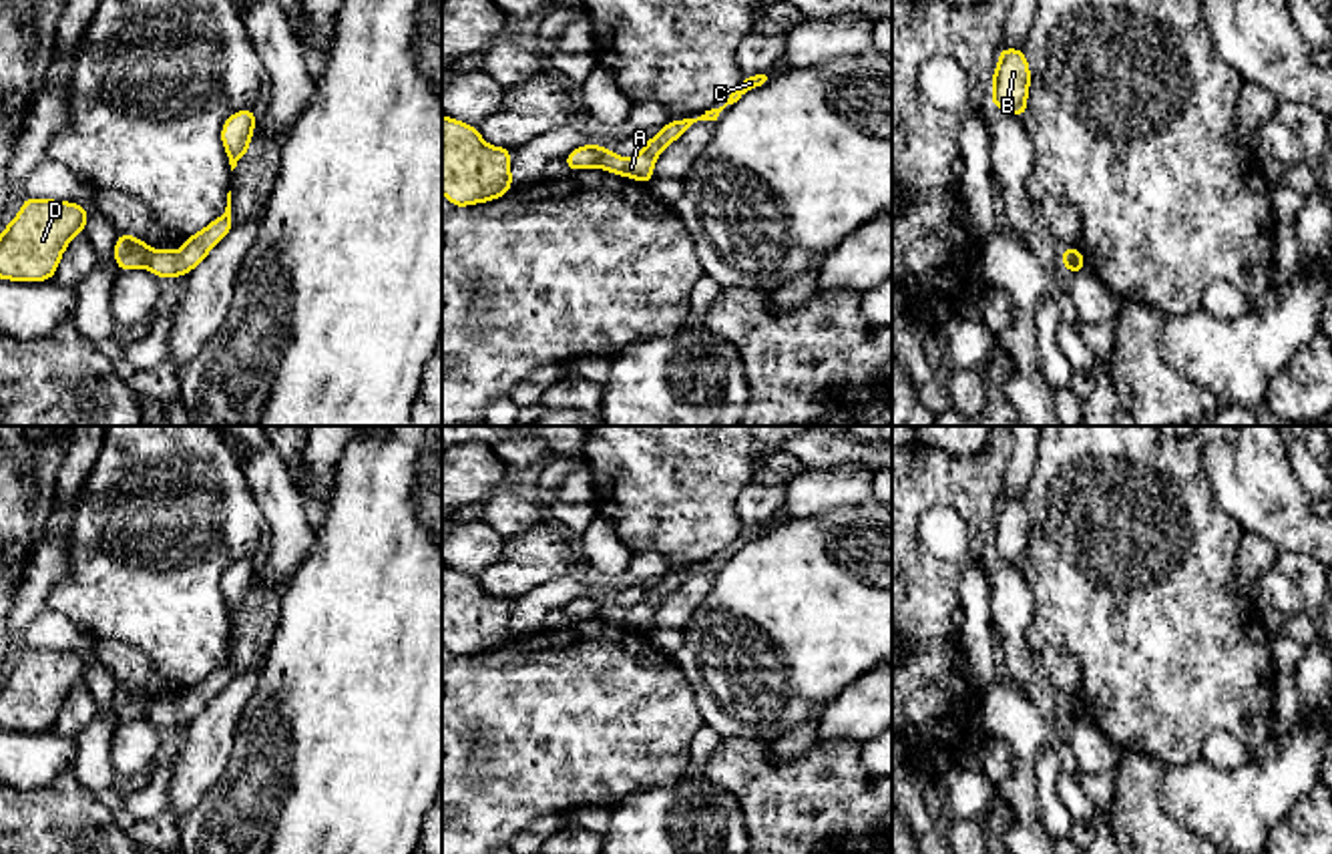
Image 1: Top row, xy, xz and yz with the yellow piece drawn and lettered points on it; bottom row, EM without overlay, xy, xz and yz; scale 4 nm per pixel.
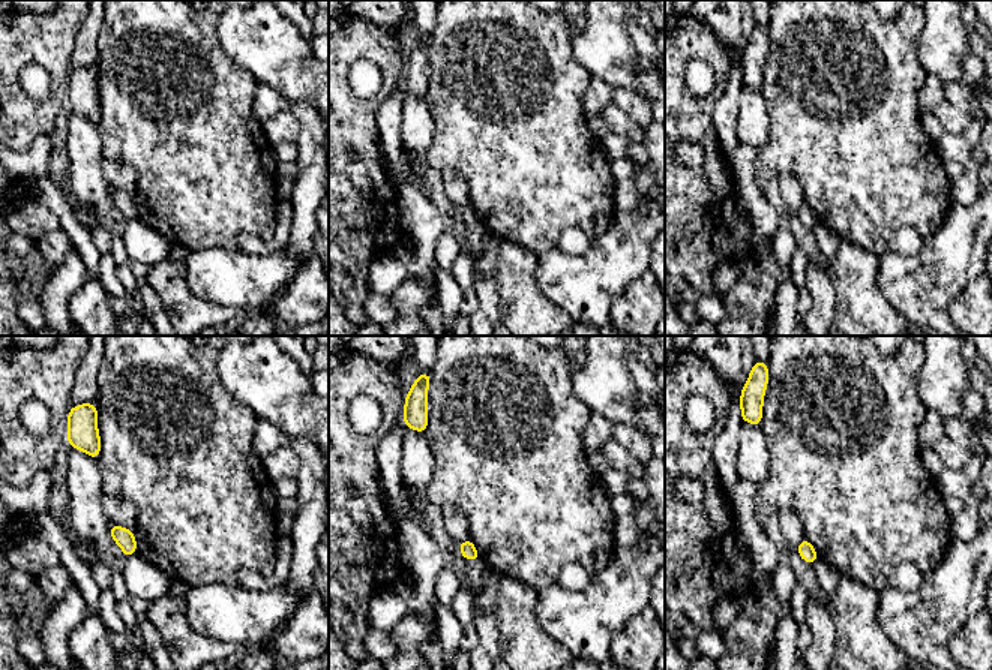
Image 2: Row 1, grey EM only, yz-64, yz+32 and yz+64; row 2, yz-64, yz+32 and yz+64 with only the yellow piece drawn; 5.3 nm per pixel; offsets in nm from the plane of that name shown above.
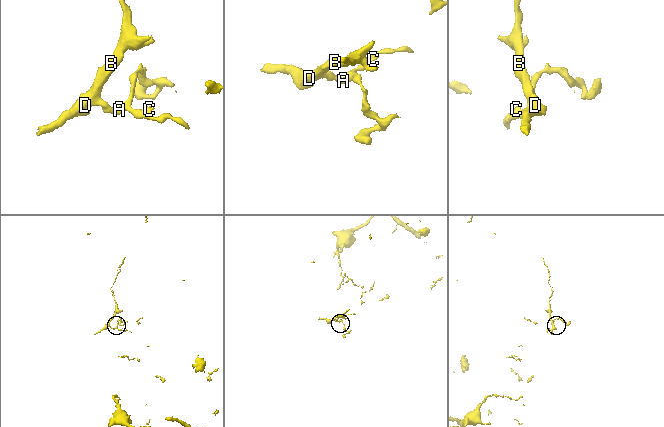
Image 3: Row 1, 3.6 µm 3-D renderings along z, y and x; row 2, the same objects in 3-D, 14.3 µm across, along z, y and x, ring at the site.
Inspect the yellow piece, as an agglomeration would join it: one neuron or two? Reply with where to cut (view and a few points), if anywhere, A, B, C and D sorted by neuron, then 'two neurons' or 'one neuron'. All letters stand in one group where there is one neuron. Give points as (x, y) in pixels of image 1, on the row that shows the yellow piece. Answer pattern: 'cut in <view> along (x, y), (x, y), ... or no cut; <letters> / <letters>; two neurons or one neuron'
cut in xz along (603, 147), (597, 165); A C / B D; two neurons

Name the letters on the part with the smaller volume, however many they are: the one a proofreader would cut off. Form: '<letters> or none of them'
B, D

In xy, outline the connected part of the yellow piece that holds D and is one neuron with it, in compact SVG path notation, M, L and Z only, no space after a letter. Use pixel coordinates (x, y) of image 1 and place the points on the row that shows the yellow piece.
M26 197L18 215L0 233L0 279L52 279L64 249L74 235L84 233L86 221L88 211L76 203Z

